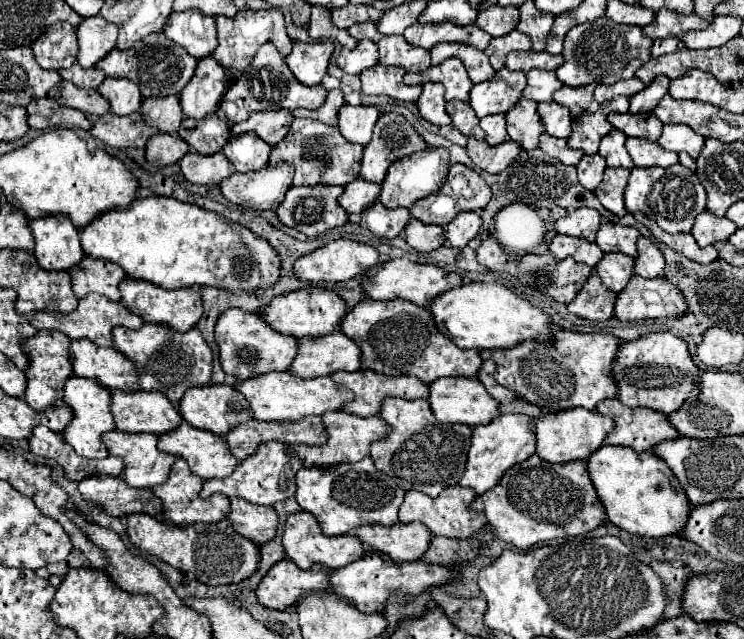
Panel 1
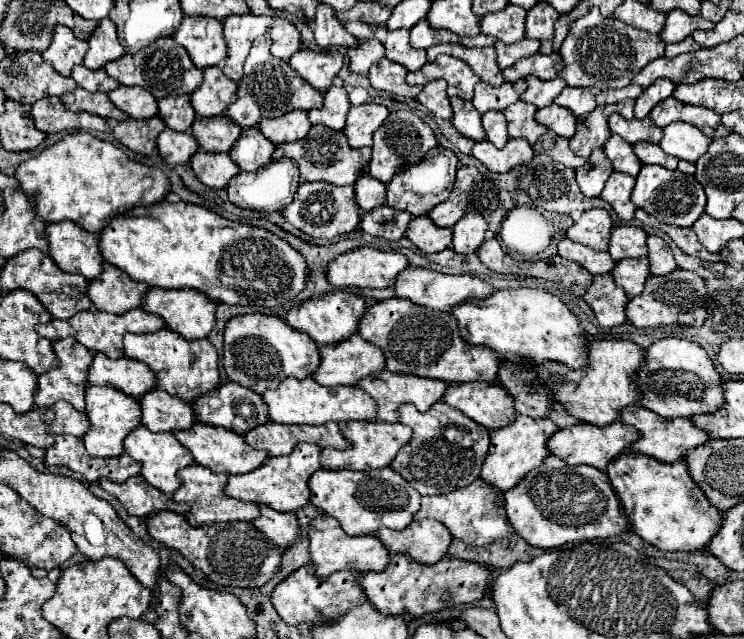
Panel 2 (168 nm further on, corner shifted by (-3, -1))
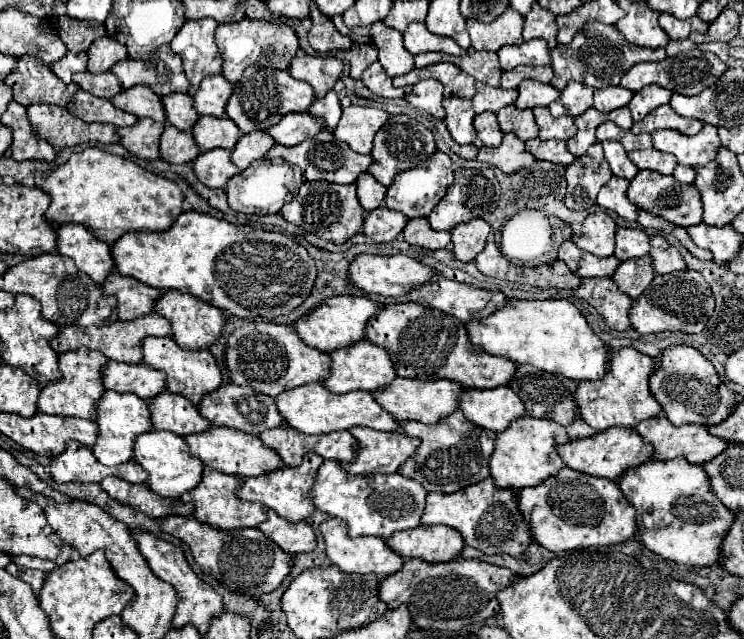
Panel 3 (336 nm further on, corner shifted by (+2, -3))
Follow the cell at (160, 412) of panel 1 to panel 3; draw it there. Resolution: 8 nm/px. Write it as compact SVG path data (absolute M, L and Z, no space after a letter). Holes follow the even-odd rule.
M165 390L155 398L147 398L147 406L151 412L151 424L155 430L167 430L179 436L205 432L211 424L203 420L197 408L185 396L175 396Z

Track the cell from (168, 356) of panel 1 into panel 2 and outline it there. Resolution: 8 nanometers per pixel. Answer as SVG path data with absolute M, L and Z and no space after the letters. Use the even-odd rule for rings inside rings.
M162 328L150 334L126 334L124 336L124 350L128 358L136 358L150 366L156 372L158 386L168 394L192 404L198 396L214 390L220 386L220 372L218 372L218 352L216 348L204 340L184 340L180 334Z

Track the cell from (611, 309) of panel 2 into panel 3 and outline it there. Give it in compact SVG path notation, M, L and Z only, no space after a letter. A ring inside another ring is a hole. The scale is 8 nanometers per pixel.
M583 278L581 286L575 290L577 298L589 302L613 330L627 330L629 308L633 300L623 294L611 278Z

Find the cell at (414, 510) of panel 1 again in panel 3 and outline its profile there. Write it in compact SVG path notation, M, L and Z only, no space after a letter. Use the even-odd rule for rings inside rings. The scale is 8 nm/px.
M491 478L471 484L455 494L429 494L427 506L421 516L421 524L445 524L461 532L467 546L473 546L485 554L505 552L521 558L527 544L531 544L531 534L527 522L517 510L517 496L513 490L495 488ZM485 516L485 526L481 526Z

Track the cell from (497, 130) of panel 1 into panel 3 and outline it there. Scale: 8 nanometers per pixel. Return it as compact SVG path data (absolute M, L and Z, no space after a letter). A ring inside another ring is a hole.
M483 112L483 114L477 114L475 120L473 120L473 126L477 130L477 136L479 140L485 144L485 146L499 146L501 144L501 138L503 138L503 132L497 124L497 116L493 112Z

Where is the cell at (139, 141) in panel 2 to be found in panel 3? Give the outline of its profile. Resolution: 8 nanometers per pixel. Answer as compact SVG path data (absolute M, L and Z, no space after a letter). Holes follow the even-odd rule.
M139 118L135 126L117 128L119 144L139 158L155 160L159 158L159 136L163 128L165 124L161 122L155 122L151 118Z

